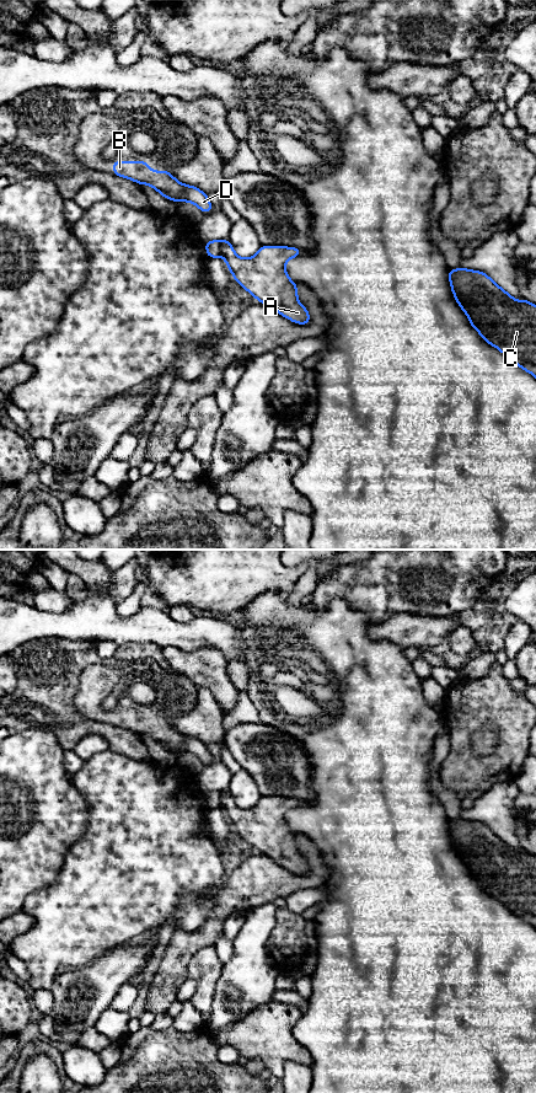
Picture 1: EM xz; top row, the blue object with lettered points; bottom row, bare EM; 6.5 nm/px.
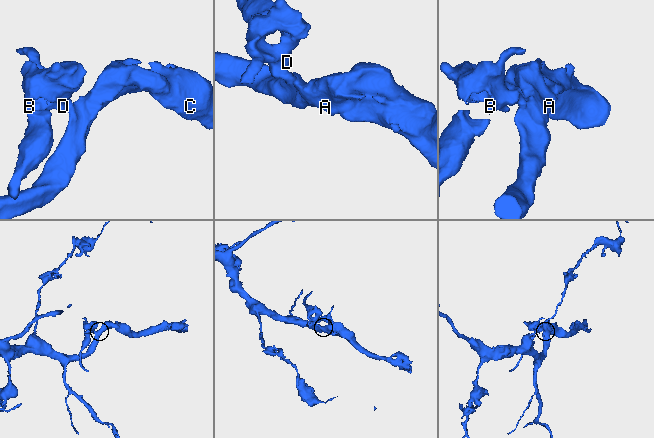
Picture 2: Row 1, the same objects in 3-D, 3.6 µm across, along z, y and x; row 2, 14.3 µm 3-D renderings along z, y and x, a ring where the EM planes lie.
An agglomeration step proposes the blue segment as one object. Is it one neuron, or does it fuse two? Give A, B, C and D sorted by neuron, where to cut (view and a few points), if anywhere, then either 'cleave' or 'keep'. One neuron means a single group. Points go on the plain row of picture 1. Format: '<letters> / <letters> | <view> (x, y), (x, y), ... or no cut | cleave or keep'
A C / B D | xz (220, 792), (221, 807) | cleave

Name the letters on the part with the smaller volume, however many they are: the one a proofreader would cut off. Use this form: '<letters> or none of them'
B, D

